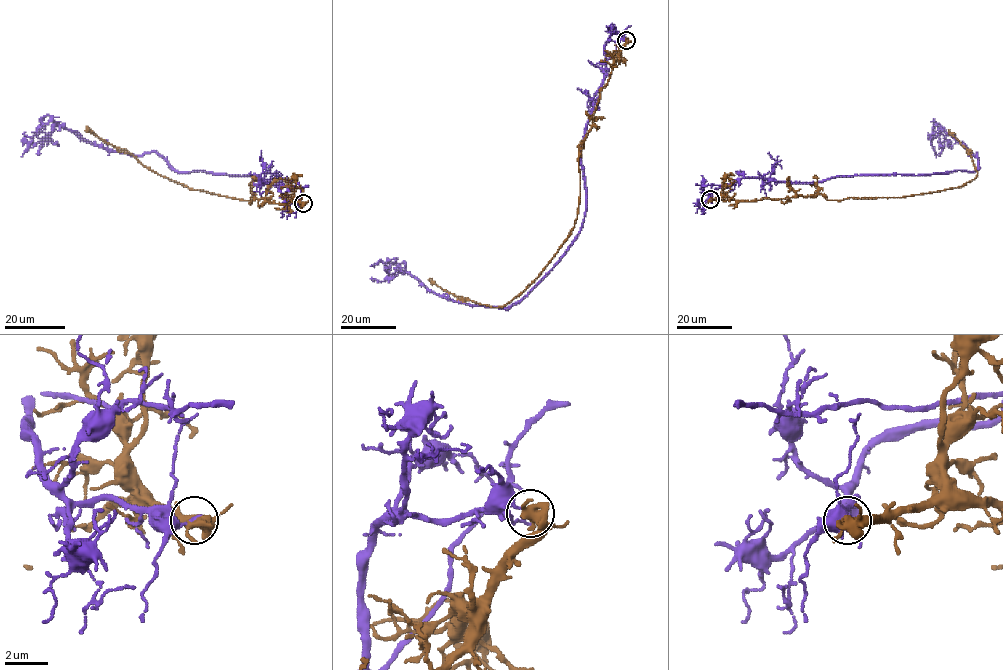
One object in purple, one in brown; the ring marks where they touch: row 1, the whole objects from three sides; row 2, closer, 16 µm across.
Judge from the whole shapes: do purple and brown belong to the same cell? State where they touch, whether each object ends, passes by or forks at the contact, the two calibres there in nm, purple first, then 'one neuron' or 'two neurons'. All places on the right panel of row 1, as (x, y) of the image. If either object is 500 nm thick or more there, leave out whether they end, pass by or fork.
(710, 199) | purple ends | brown forks | 160/380 nm | two neurons

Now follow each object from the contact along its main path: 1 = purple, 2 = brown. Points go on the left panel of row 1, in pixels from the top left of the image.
1: (303, 202), (285, 200), (280, 179), (178, 172), (155, 152), (109, 151), (51, 121), (20, 157)
2: (303, 203), (276, 204), (253, 198), (250, 204), (252, 201), (191, 189), (144, 167), (86, 126)

